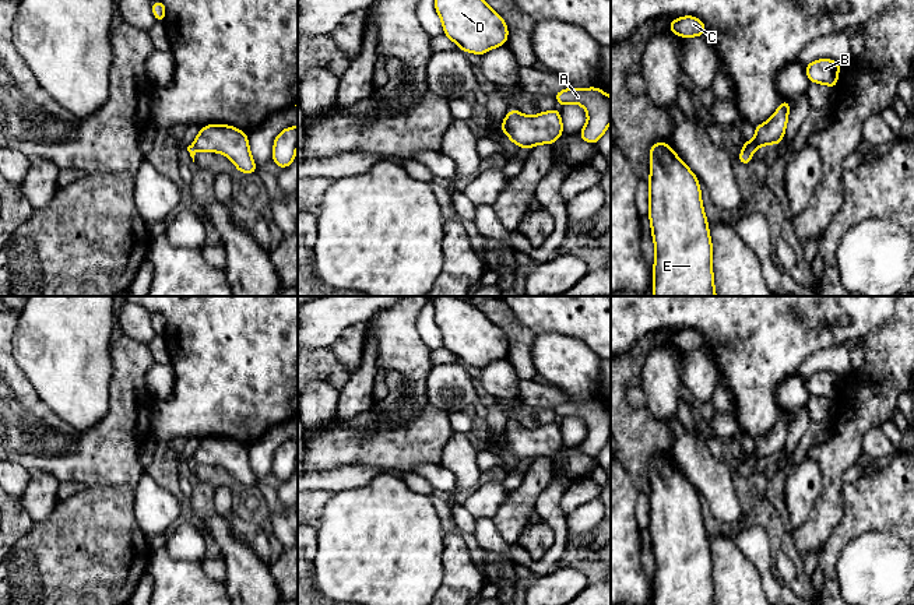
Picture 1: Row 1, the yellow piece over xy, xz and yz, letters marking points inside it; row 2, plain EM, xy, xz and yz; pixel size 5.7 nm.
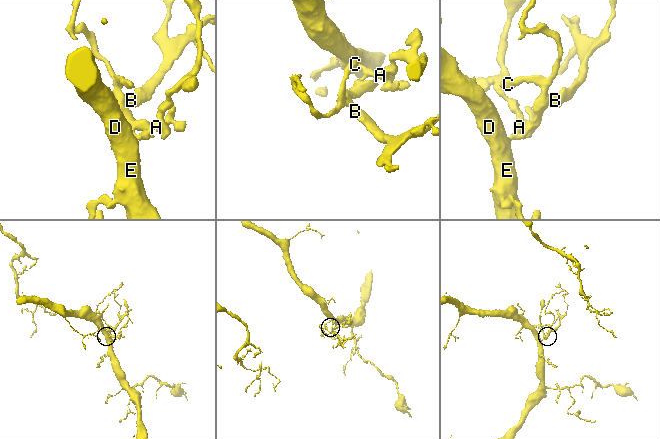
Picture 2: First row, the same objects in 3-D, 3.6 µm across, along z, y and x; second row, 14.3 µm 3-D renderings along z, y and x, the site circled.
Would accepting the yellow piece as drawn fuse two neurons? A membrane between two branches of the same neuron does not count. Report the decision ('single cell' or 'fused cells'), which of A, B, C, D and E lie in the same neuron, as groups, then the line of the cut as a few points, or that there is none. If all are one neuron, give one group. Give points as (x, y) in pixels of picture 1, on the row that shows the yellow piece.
fused cells | A D E / B C | yz (756, 147), (744, 148)

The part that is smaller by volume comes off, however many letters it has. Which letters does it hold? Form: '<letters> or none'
B, C

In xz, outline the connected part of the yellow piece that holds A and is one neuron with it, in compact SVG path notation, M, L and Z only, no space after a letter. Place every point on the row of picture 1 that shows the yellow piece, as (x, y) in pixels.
M570 87L558 91L553 96L559 105L579 103L586 109L588 120L579 137L597 145L611 123L611 96L597 87L584 89Z

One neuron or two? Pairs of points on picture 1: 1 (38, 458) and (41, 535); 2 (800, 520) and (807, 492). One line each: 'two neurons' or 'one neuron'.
1: two neurons
2: one neuron

